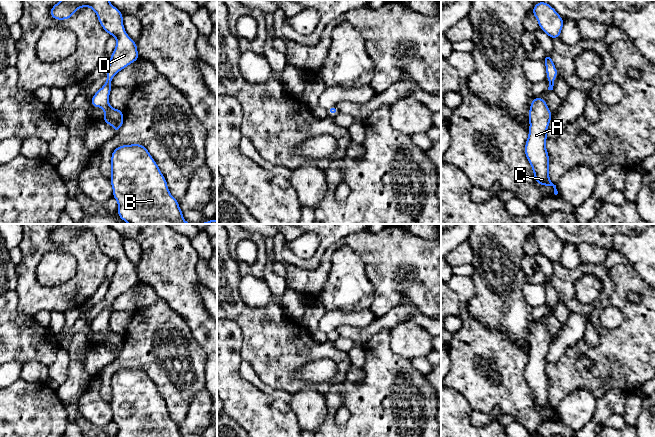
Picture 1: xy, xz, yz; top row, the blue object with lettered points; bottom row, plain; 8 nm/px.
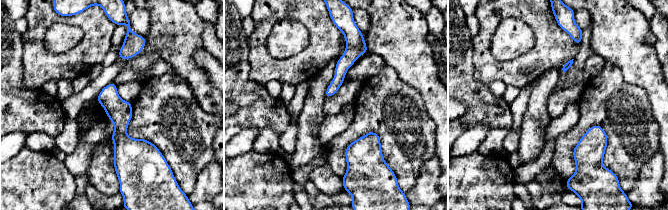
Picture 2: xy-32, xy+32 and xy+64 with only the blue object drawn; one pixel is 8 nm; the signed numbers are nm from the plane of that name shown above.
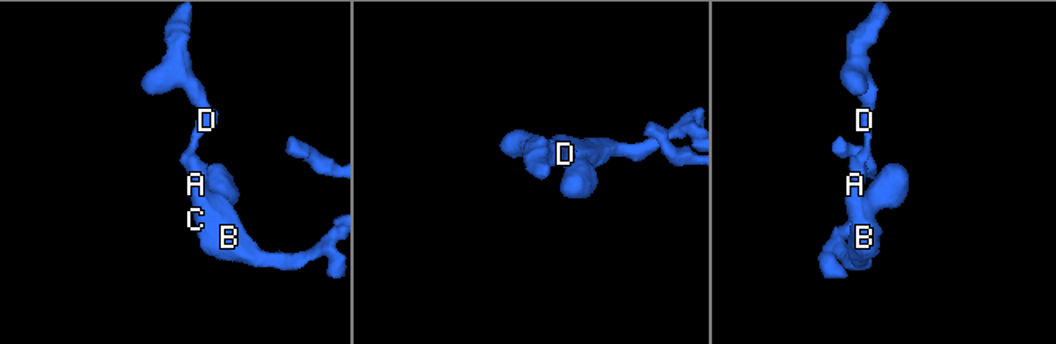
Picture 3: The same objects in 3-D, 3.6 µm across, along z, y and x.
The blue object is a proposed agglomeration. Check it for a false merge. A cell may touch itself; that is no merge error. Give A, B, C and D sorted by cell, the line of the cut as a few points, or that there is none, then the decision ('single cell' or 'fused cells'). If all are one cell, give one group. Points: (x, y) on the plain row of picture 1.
groups A B C D; cut none; single cell

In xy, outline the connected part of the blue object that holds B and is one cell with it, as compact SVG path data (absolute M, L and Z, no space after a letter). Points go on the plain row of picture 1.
M142 368L121 369L114 373L111 378L111 401L109 404L113 412L112 421L118 427L117 437L183 437L178 424L171 419L167 405L156 385Z

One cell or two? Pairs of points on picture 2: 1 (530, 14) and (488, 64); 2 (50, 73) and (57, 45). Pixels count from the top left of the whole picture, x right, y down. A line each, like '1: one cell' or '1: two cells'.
1: one cell
2: two cells

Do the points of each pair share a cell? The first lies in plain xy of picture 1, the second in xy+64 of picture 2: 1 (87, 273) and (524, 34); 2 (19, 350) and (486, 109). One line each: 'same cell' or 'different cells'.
1: different cells
2: same cell

